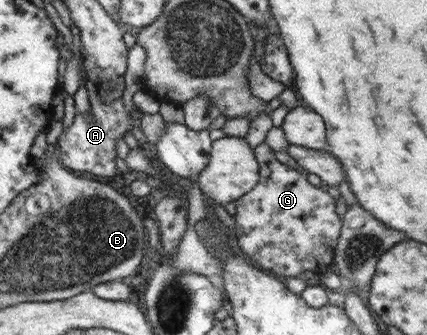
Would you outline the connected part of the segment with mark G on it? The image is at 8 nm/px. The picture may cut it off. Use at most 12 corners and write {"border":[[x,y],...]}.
{"border":[[256,146],[259,183],[234,202],[246,257],[279,277],[325,270],[332,195]]}

